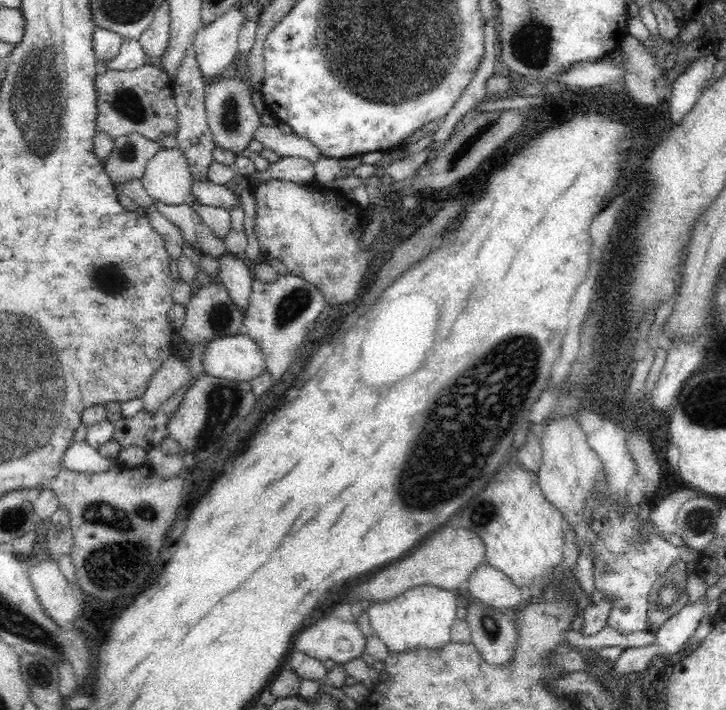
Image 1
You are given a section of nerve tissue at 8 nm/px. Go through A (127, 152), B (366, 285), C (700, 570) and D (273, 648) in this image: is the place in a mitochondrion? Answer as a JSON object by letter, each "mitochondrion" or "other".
{"A":"mitochondrion","B":"other","C":"other","D":"other"}

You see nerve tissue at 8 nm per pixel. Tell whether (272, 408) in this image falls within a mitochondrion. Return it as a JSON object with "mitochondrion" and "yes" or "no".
{"mitochondrion":"no"}

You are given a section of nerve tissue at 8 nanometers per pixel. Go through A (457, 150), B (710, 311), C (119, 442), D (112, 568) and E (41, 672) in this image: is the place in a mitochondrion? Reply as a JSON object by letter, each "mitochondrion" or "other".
{"A":"mitochondrion","B":"other","C":"other","D":"mitochondrion","E":"mitochondrion"}

